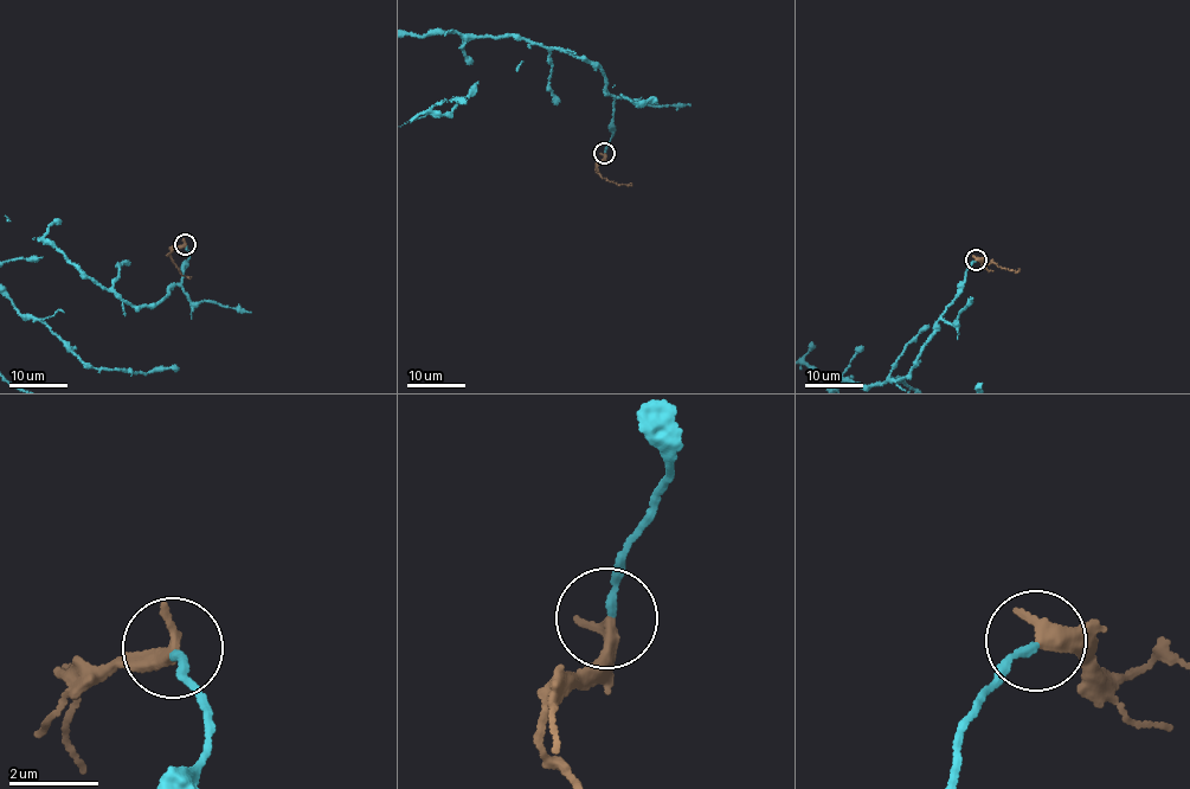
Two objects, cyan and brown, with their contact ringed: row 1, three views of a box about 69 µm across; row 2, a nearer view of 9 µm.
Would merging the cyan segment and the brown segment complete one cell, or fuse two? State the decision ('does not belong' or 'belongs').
does not belong

